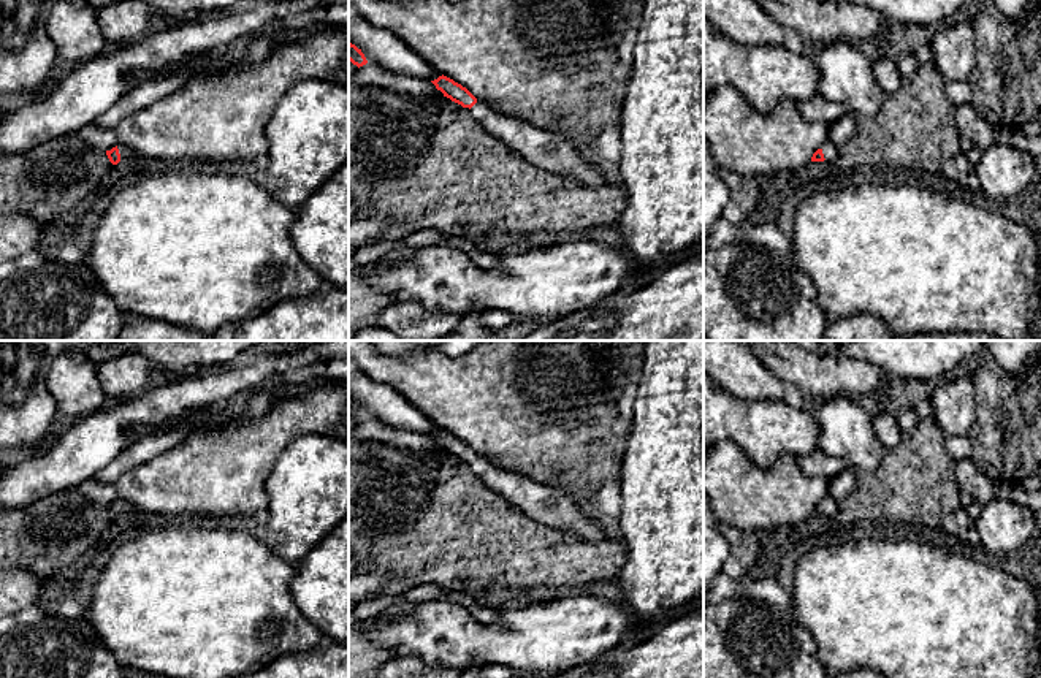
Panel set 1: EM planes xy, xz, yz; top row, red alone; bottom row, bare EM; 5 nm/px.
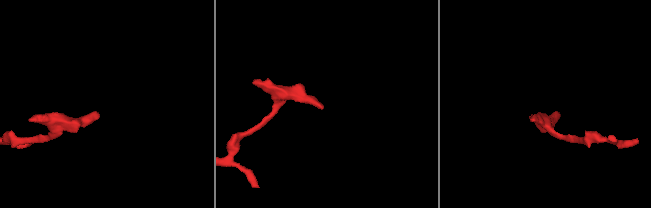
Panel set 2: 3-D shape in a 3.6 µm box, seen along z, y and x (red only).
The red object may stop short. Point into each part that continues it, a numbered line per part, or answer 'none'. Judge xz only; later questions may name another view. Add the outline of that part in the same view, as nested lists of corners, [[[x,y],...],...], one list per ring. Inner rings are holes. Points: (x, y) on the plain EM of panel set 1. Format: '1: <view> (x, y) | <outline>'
1: xz (547, 506) | [[[480,456],[471,463],[471,467],[490,489],[505,497],[536,523],[569,532],[591,543],[605,539],[601,524],[586,513],[586,505],[567,493],[524,475],[502,470]]]

